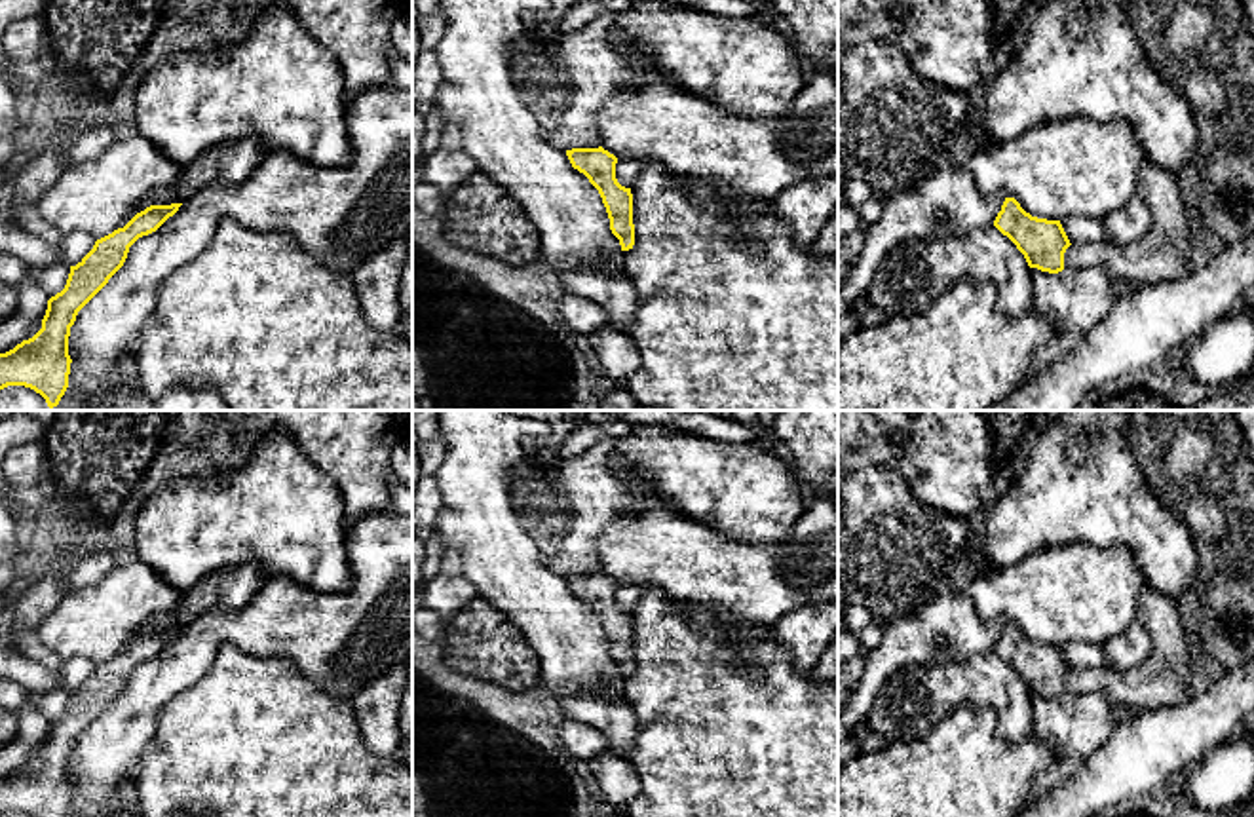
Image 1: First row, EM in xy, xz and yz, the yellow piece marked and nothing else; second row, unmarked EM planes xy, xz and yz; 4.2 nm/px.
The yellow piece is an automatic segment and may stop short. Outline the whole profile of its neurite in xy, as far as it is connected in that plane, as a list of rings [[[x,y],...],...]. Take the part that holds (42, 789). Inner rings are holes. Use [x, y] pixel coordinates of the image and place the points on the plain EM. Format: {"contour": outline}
{"contour": [[[182,629],[150,631],[124,654],[95,667],[93,674],[70,692],[66,711],[48,726],[42,754],[13,775],[0,779],[0,815],[25,811],[34,817],[66,817],[70,800],[68,762],[78,737],[124,692],[129,673],[156,657]]]}

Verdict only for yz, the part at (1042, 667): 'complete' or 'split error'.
complete

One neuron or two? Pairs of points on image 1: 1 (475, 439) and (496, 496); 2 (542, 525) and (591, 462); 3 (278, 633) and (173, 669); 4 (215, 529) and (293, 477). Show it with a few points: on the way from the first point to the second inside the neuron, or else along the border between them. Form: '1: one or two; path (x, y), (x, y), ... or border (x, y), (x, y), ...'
1: one; path (479, 453), (479, 479), (483, 483)
2: one; path (557, 510), (589, 477)
3: one; path (251, 631), (211, 631), (200, 643)
4: one; path (234, 517), (259, 512), (274, 496)

